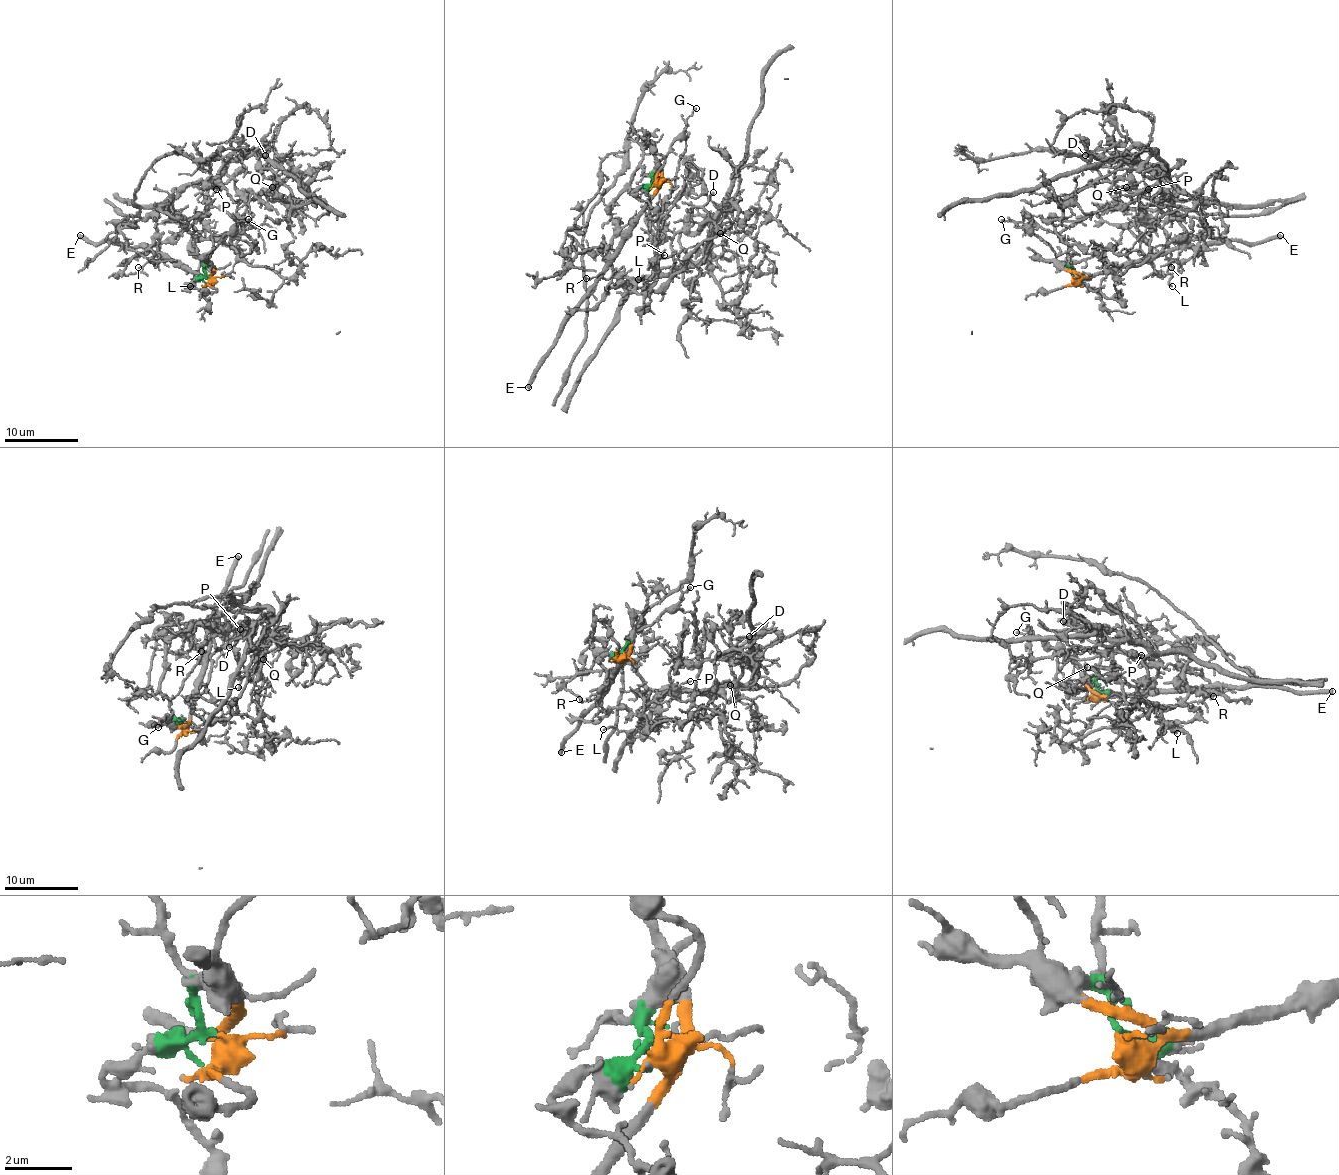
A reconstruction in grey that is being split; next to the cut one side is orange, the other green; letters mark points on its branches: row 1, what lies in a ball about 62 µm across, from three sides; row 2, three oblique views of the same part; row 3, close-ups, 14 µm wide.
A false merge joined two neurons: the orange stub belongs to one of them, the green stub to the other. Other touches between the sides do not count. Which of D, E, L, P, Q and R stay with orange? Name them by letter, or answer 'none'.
E, R

